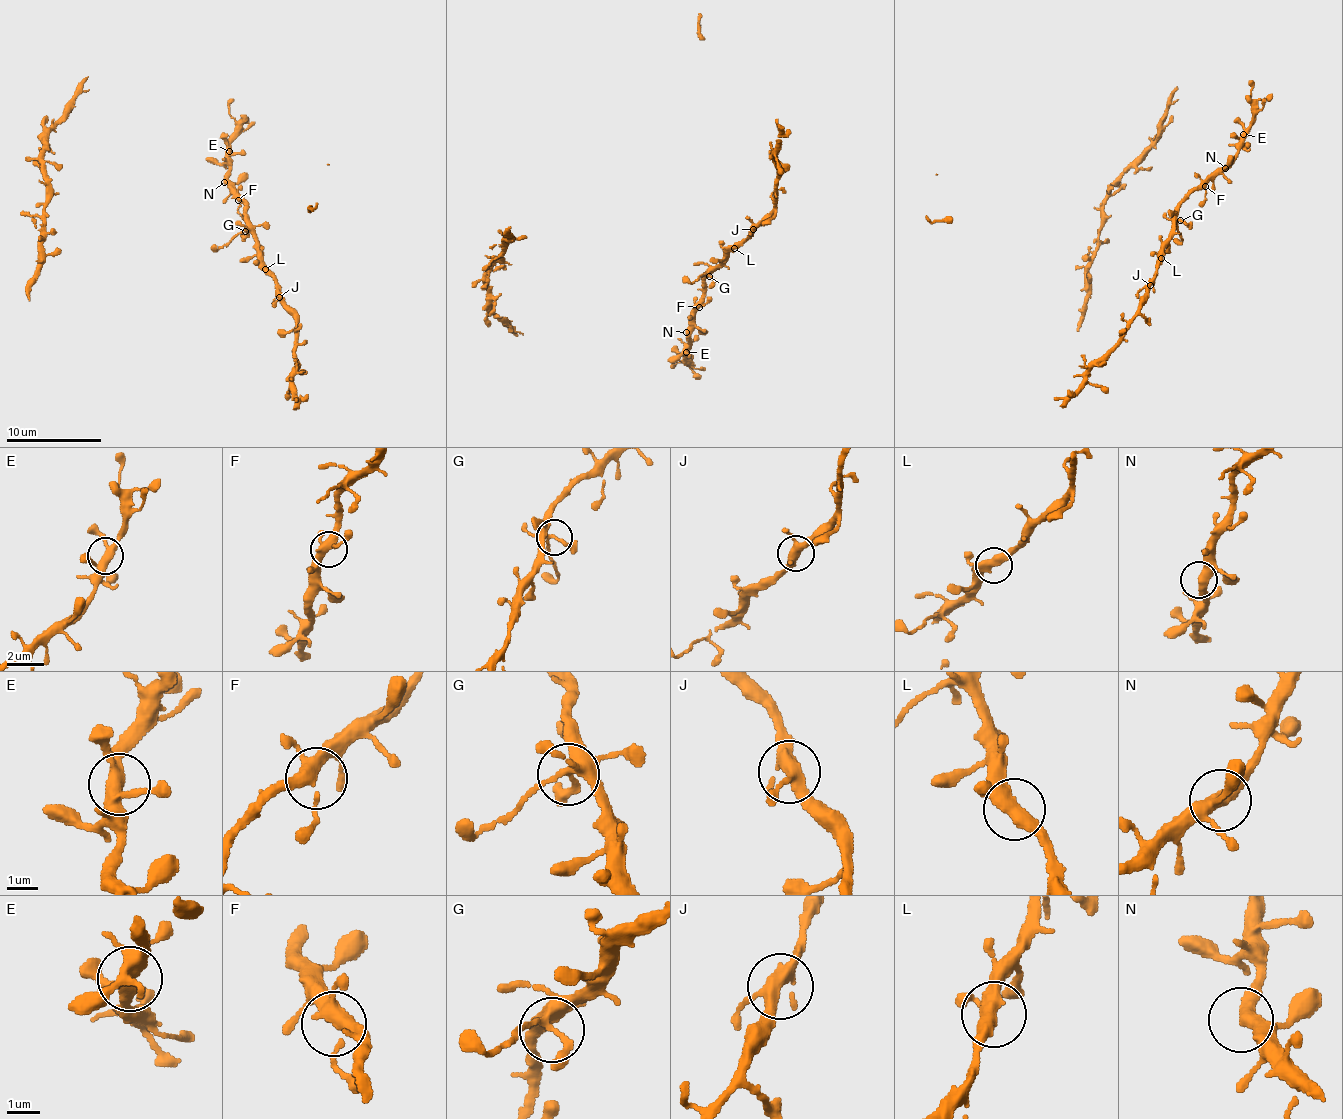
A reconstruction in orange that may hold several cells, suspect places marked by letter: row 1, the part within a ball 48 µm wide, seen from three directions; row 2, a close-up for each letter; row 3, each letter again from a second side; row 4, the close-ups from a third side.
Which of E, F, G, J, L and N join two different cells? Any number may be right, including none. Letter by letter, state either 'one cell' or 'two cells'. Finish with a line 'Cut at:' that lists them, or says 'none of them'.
E: one cell
F: one cell
G: one cell
J: one cell
L: one cell
N: one cell
Cut at: none of them

